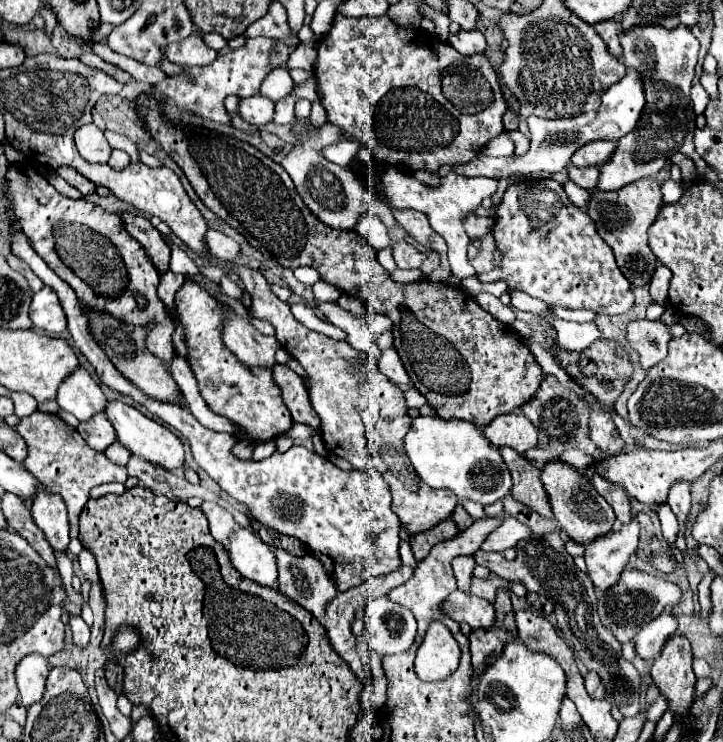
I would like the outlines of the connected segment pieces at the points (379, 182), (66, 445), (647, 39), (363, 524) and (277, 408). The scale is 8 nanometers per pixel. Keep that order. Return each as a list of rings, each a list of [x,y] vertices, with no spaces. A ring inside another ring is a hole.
[[[381,163],[373,164],[368,168],[368,187],[382,199],[386,201],[386,205],[390,207],[402,207],[402,209],[416,209],[422,211],[432,229],[444,237],[446,245],[448,245],[448,261],[452,267],[452,277],[456,279],[466,279],[472,277],[476,271],[474,267],[466,261],[466,249],[470,243],[470,237],[466,235],[464,227],[462,227],[462,217],[470,211],[474,211],[484,197],[492,197],[496,193],[496,185],[498,181],[492,181],[488,177],[464,177],[456,171],[450,171],[446,177],[440,179],[438,187],[426,187],[420,181],[414,179],[414,175],[404,175],[400,173],[396,167],[386,167]],[[378,170],[382,170],[381,177],[378,177]]]
[[[34,411],[32,415],[20,419],[16,431],[28,445],[24,467],[38,479],[46,493],[60,495],[64,499],[68,507],[70,537],[78,537],[78,515],[90,499],[90,489],[102,483],[126,483],[126,467],[118,467],[104,453],[96,453],[94,449],[90,449],[86,441],[78,435],[78,431],[64,423],[58,415]]]
[[[636,25],[620,33],[620,45],[624,49],[624,65],[628,69],[636,69],[644,79],[646,107],[636,129],[618,141],[612,161],[600,167],[596,191],[618,191],[642,177],[652,177],[674,153],[684,153],[688,157],[696,155],[692,143],[696,115],[692,111],[690,85],[700,51],[698,39],[684,25],[674,29],[660,25]]]
[[[14,229],[12,233],[12,251],[14,255],[22,257],[30,265],[30,269],[58,293],[74,345],[94,365],[100,381],[108,385],[112,391],[132,397],[136,403],[144,405],[152,415],[156,415],[158,419],[180,431],[188,439],[196,463],[226,493],[230,493],[236,501],[244,503],[252,513],[252,517],[258,519],[262,525],[276,529],[278,533],[296,537],[304,545],[308,545],[312,555],[316,555],[322,561],[322,565],[334,579],[338,591],[356,587],[372,577],[388,575],[400,567],[400,555],[398,555],[400,521],[390,507],[392,497],[388,491],[388,483],[378,473],[374,473],[374,469],[368,473],[360,473],[356,469],[346,473],[334,467],[326,457],[320,457],[318,453],[308,451],[306,447],[290,447],[286,453],[272,453],[264,461],[236,459],[230,453],[234,445],[234,437],[230,433],[216,433],[204,429],[196,421],[196,417],[188,413],[186,407],[152,399],[146,393],[142,393],[136,385],[132,385],[126,377],[120,375],[120,371],[112,365],[112,361],[104,355],[104,351],[96,345],[96,341],[92,341],[88,333],[88,321],[78,307],[78,299],[72,287],[66,281],[62,281],[36,255],[36,251],[32,249],[32,245],[28,243],[28,239],[20,229]]]
[[[184,283],[174,297],[174,305],[184,327],[184,341],[188,347],[188,365],[198,381],[200,395],[206,405],[232,421],[238,429],[240,441],[248,441],[252,445],[268,443],[284,435],[292,427],[292,417],[288,407],[282,401],[282,391],[272,377],[272,369],[268,367],[246,367],[236,355],[226,349],[222,343],[222,321],[216,301],[200,289],[196,283]]]

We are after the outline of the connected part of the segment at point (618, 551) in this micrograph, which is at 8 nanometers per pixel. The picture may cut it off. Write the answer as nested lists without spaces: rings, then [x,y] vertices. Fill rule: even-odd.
[[[632,517],[630,525],[624,525],[622,531],[612,531],[608,537],[588,545],[584,559],[588,575],[600,593],[606,593],[620,579],[630,555],[638,547],[638,529],[640,525]]]

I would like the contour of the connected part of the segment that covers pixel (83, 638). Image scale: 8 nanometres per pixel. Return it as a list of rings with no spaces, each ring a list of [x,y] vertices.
[[[69,614],[68,617],[70,617],[70,629],[72,629],[72,643],[74,643],[74,647],[86,649],[88,647],[88,639],[90,639],[90,627],[78,615]]]

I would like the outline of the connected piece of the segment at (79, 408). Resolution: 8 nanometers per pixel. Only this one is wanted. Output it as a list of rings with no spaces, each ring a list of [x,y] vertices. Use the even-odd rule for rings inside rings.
[[[84,367],[76,369],[58,389],[56,397],[60,409],[78,417],[78,421],[90,421],[96,413],[102,413],[108,405],[98,383],[88,375]]]

